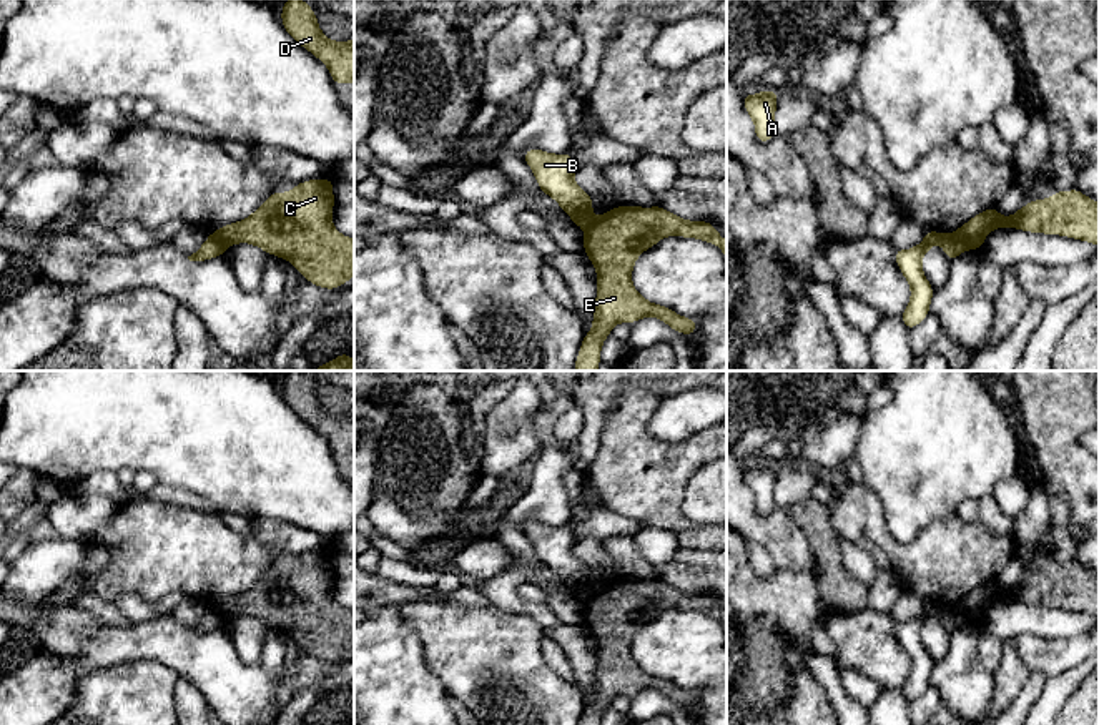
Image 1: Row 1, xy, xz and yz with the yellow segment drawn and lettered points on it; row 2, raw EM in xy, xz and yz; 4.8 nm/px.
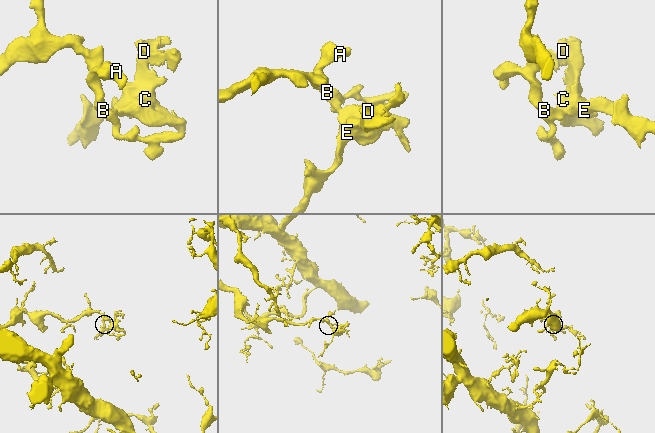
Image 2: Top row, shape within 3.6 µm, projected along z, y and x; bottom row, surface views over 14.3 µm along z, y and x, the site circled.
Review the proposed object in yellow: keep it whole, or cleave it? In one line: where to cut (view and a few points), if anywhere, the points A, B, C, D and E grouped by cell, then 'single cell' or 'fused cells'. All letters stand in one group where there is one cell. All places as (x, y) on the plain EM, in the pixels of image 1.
xy (213, 606), (226, 619) | A B / C D E | fused cells

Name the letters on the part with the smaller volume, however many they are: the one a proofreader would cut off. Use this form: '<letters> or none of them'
C, D, E

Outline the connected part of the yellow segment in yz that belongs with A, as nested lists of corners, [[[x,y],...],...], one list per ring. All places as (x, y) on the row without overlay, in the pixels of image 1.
[[[763,462],[756,467],[743,466],[743,477],[755,496],[755,507],[760,515],[770,514],[775,506],[775,484],[776,484],[775,462]]]

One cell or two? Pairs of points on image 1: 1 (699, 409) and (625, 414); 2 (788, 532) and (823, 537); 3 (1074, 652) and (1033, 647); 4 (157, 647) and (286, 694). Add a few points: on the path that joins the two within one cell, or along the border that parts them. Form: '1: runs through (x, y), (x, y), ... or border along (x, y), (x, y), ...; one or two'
1: border along (664, 398), (649, 433), (679, 443); two
2: border along (785, 509), (805, 536), (817, 571); two
3: runs through (1064, 652), (1043, 652); one
4: border along (300, 657), (295, 669), (280, 684), (275, 707); two

